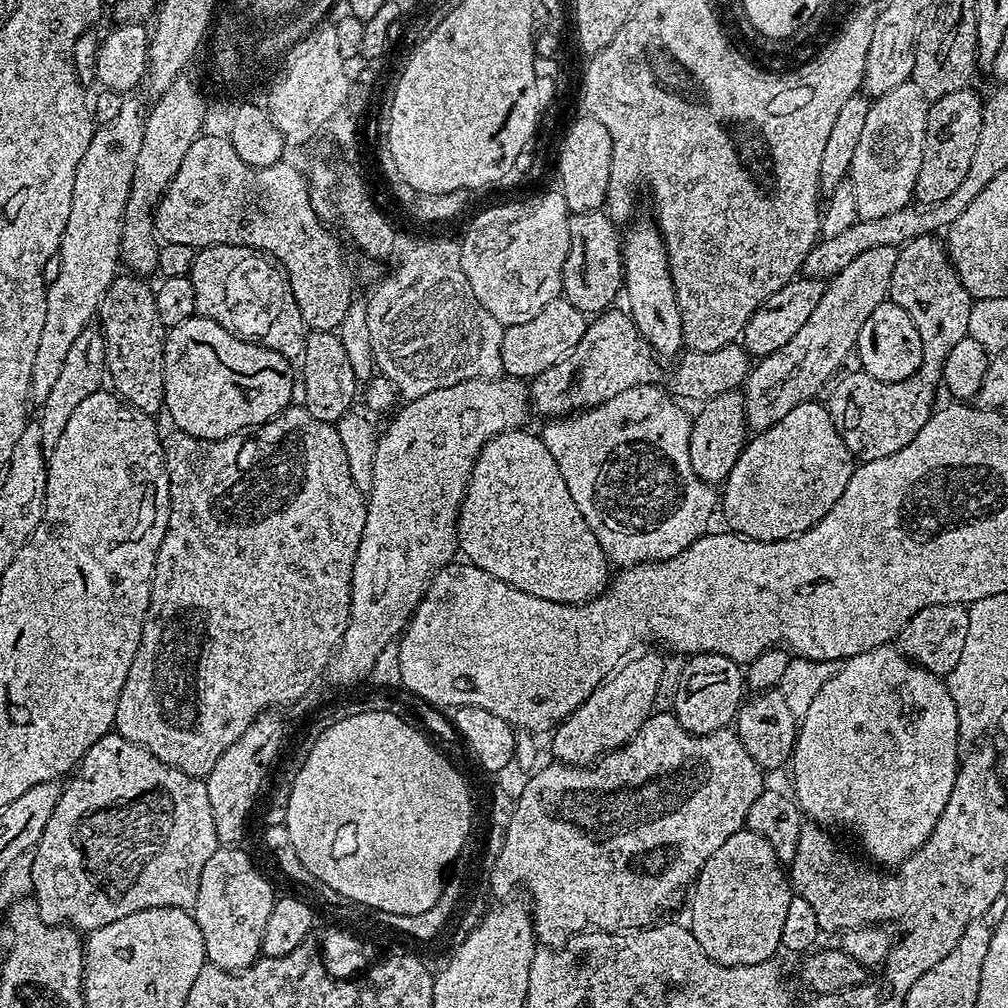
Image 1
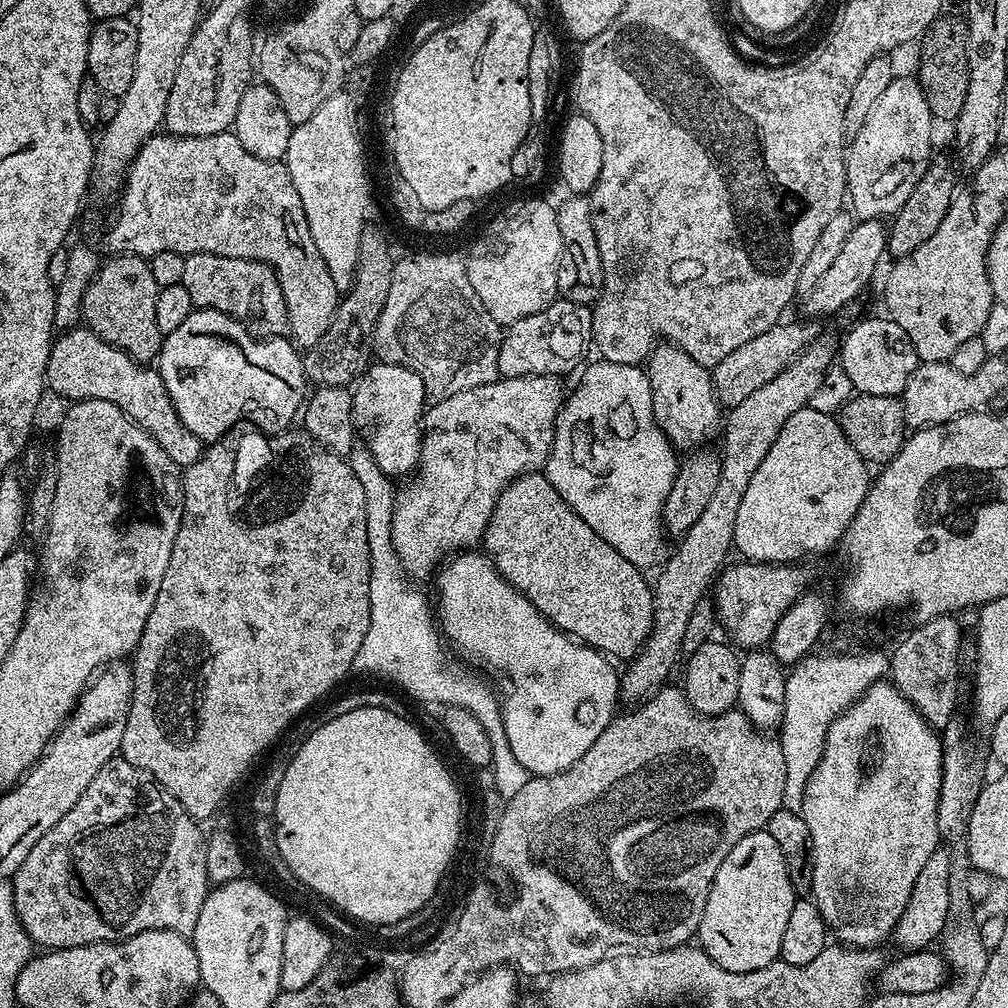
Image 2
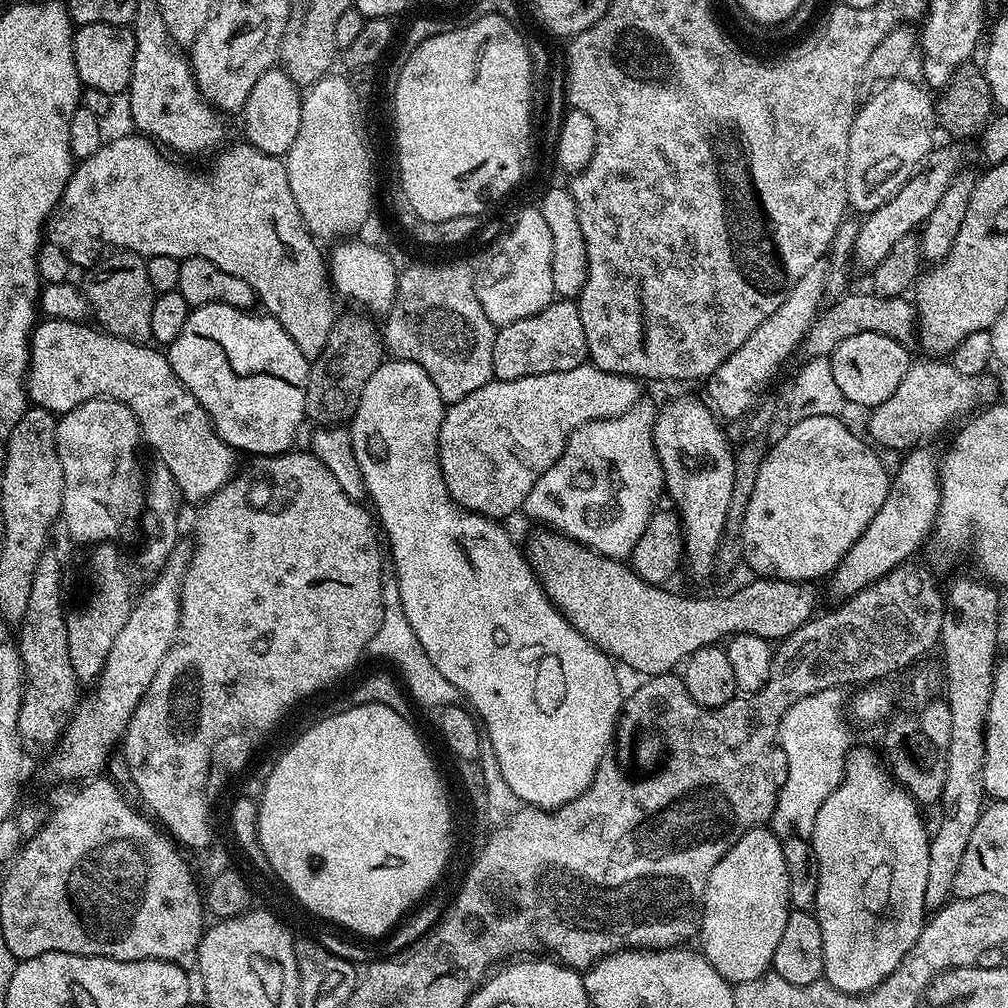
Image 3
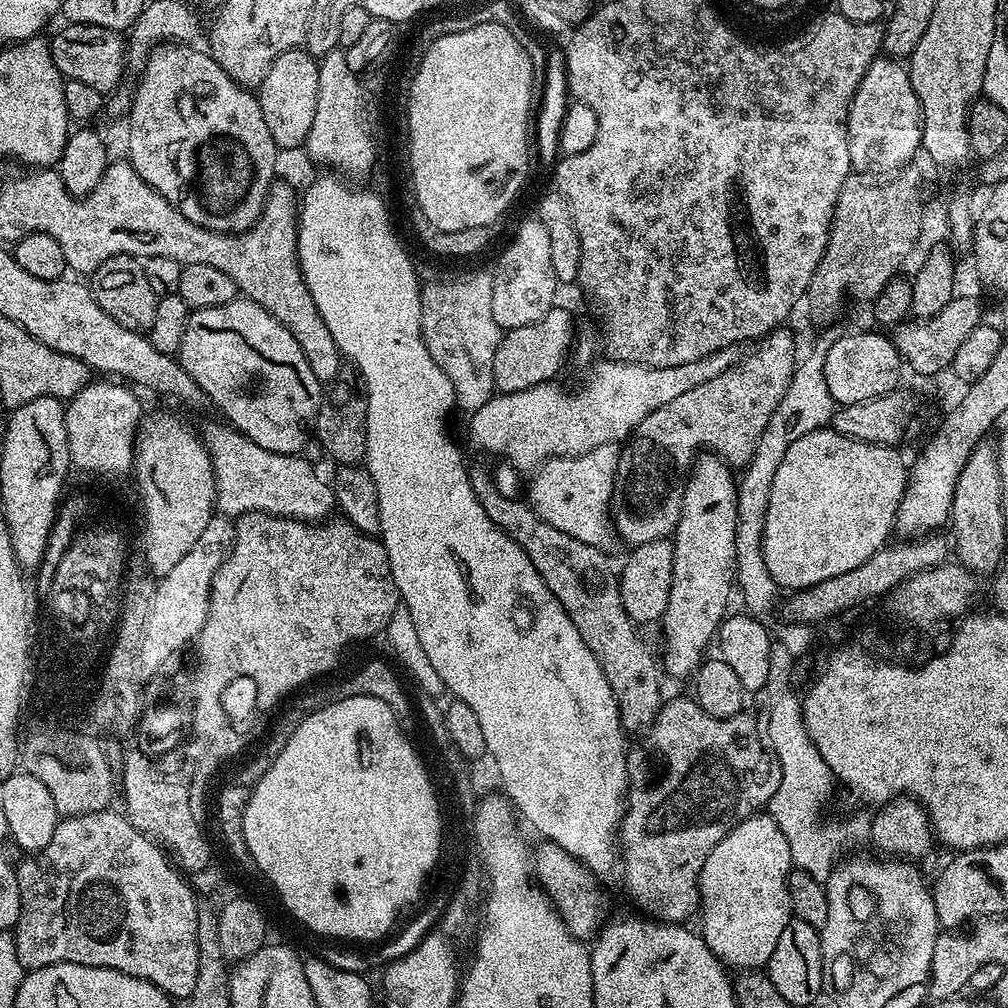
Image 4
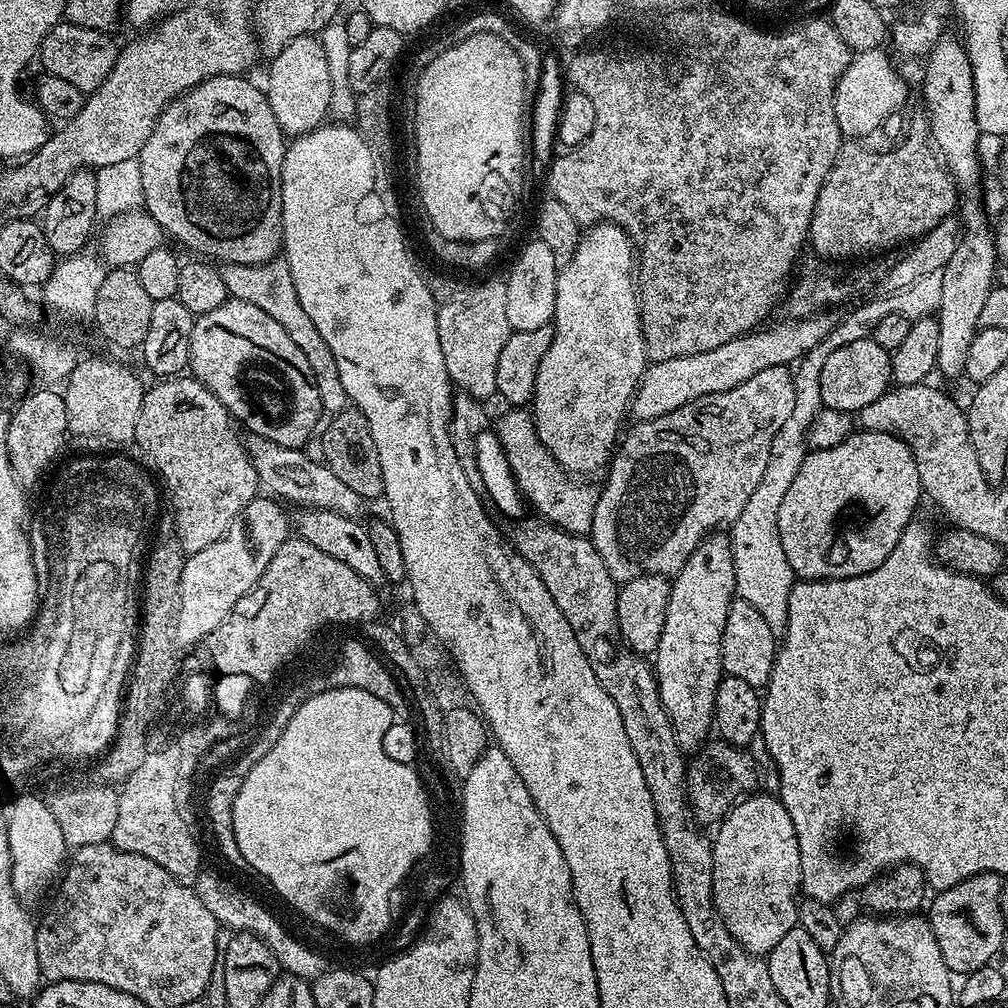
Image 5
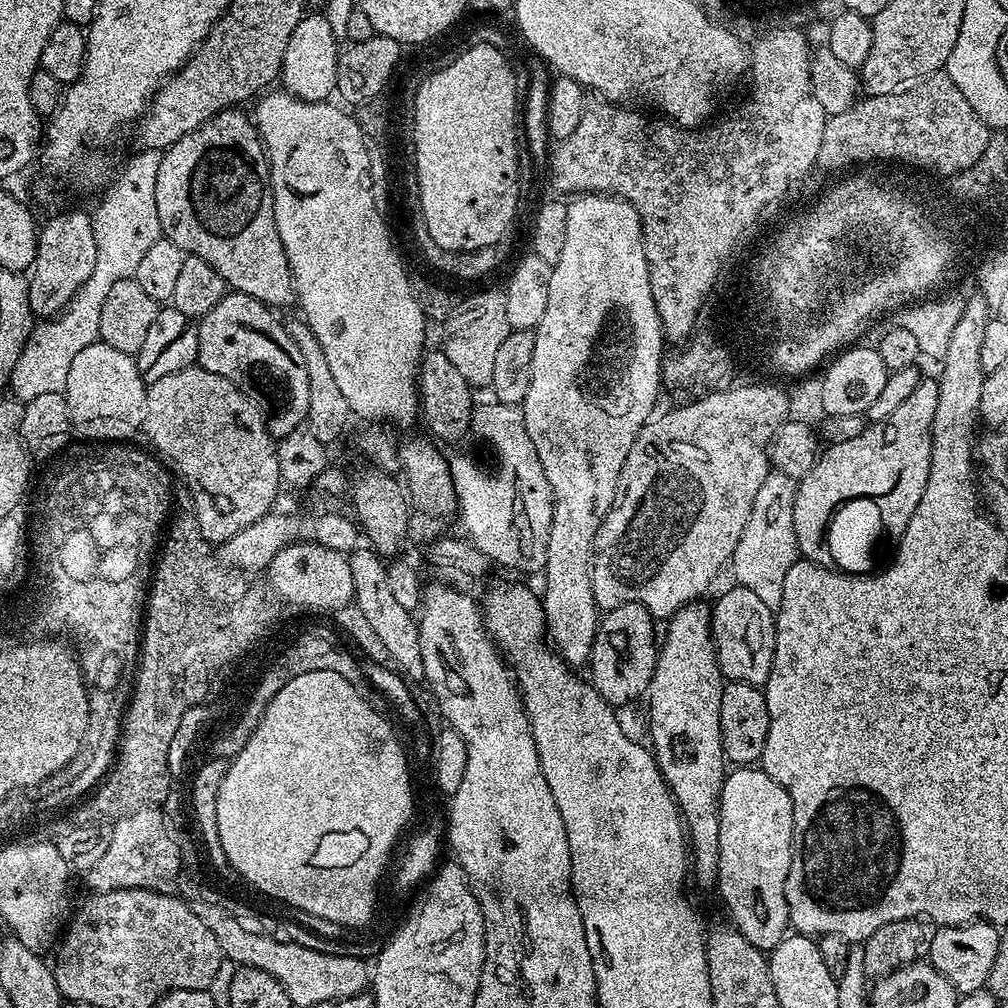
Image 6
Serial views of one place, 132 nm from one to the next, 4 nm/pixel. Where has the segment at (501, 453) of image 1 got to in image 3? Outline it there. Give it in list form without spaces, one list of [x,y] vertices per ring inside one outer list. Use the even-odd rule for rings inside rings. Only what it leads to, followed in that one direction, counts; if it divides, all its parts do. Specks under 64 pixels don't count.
[[[536,530],[532,537],[528,540],[528,548],[526,544],[526,555],[529,564],[532,565],[532,571],[535,572],[536,577],[540,580],[540,587],[543,588],[544,593],[552,600],[552,605],[566,617],[574,626],[574,630],[578,630],[582,635],[592,644],[596,645],[600,651],[605,652],[607,656],[611,656],[613,661],[625,664],[628,668],[633,668],[636,672],[641,672],[641,677],[647,678],[649,676],[667,676],[673,670],[679,669],[684,661],[688,659],[690,654],[694,654],[694,650],[702,650],[703,648],[710,648],[719,645],[725,638],[731,638],[737,632],[745,632],[746,634],[758,634],[758,638],[767,640],[769,642],[779,642],[785,640],[790,634],[794,634],[794,630],[798,630],[813,616],[817,615],[818,608],[816,603],[820,600],[820,592],[815,583],[807,580],[770,580],[767,578],[753,579],[753,584],[748,584],[745,588],[740,588],[737,592],[729,594],[725,600],[691,600],[688,596],[679,596],[676,592],[667,592],[667,587],[651,584],[643,580],[640,575],[632,571],[627,563],[611,560],[608,556],[599,556],[592,548],[588,548],[585,544],[579,544],[576,540],[571,540],[569,536],[561,536],[555,530]]]

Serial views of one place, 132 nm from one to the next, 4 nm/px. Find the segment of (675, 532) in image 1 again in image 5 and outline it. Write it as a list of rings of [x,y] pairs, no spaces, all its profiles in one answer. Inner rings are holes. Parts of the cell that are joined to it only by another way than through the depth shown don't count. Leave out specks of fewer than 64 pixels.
[[[520,406],[513,407],[497,424],[495,421],[494,431],[505,448],[506,458],[509,459],[513,476],[525,501],[533,509],[536,507],[547,523],[555,524],[557,528],[565,528],[566,531],[577,534],[591,533],[597,489],[592,489],[588,482],[575,484],[572,481],[575,479],[560,467],[550,450],[542,446],[542,442],[536,437],[536,421],[532,419],[531,411]]]

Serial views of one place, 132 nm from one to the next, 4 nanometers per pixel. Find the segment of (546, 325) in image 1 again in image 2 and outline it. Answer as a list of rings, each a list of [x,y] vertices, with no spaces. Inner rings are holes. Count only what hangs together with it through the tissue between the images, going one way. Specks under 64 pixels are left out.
[[[557,298],[538,310],[538,314],[530,314],[507,325],[500,337],[498,350],[498,370],[501,377],[510,380],[523,376],[564,378],[567,372],[575,373],[581,367],[580,359],[583,358],[584,351],[593,343],[593,323],[594,312],[589,305]]]

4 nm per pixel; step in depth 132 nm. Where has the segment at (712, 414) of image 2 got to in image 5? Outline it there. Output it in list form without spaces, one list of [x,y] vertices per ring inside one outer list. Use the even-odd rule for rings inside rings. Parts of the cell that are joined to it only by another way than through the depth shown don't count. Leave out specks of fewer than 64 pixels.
[[[720,530],[706,536],[694,554],[690,554],[686,566],[676,573],[671,586],[654,667],[662,706],[670,718],[680,751],[692,754],[709,739],[708,731],[713,731],[714,694],[721,676],[725,675],[722,630],[726,630],[726,614],[730,614],[732,601],[737,599],[731,539]]]

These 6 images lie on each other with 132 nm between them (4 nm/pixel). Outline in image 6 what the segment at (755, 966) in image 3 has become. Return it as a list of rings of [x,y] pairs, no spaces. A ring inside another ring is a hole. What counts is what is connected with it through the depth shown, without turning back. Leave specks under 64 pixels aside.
[[[736,766],[725,775],[720,795],[720,829],[718,830],[718,874],[716,888],[728,911],[731,927],[736,928],[755,948],[777,948],[789,935],[788,907],[786,906],[786,878],[792,861],[792,831],[794,810],[790,794],[770,778],[759,766]]]

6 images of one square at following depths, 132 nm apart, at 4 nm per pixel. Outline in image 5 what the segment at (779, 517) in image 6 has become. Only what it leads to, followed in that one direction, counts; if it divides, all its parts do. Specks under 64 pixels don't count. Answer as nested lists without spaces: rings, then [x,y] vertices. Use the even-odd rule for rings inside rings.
[[[826,337],[797,363],[793,371],[795,394],[790,418],[786,418],[785,425],[778,430],[778,434],[774,434],[774,442],[770,442],[770,462],[766,462],[766,474],[762,474],[762,482],[758,482],[742,514],[738,514],[738,518],[730,526],[737,597],[750,602],[750,606],[754,606],[758,614],[762,614],[766,626],[770,626],[770,630],[778,638],[783,637],[784,631],[788,629],[790,590],[793,585],[788,580],[792,567],[790,562],[786,562],[786,553],[778,538],[778,506],[782,506],[782,498],[786,498],[786,493],[790,491],[798,470],[802,470],[802,462],[810,451],[806,443],[810,422],[814,422],[814,418],[824,407],[821,394],[822,367],[834,351],[836,349],[828,344]]]

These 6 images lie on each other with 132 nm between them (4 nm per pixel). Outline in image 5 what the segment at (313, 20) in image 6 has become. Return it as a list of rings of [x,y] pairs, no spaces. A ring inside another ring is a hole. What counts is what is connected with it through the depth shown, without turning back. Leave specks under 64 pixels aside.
[[[299,36],[294,42],[286,42],[276,56],[271,57],[268,68],[268,84],[266,95],[270,102],[270,110],[274,110],[274,118],[278,118],[278,126],[285,137],[305,136],[315,128],[321,127],[330,116],[330,70],[326,63],[326,50],[322,50],[322,42],[315,36]]]

